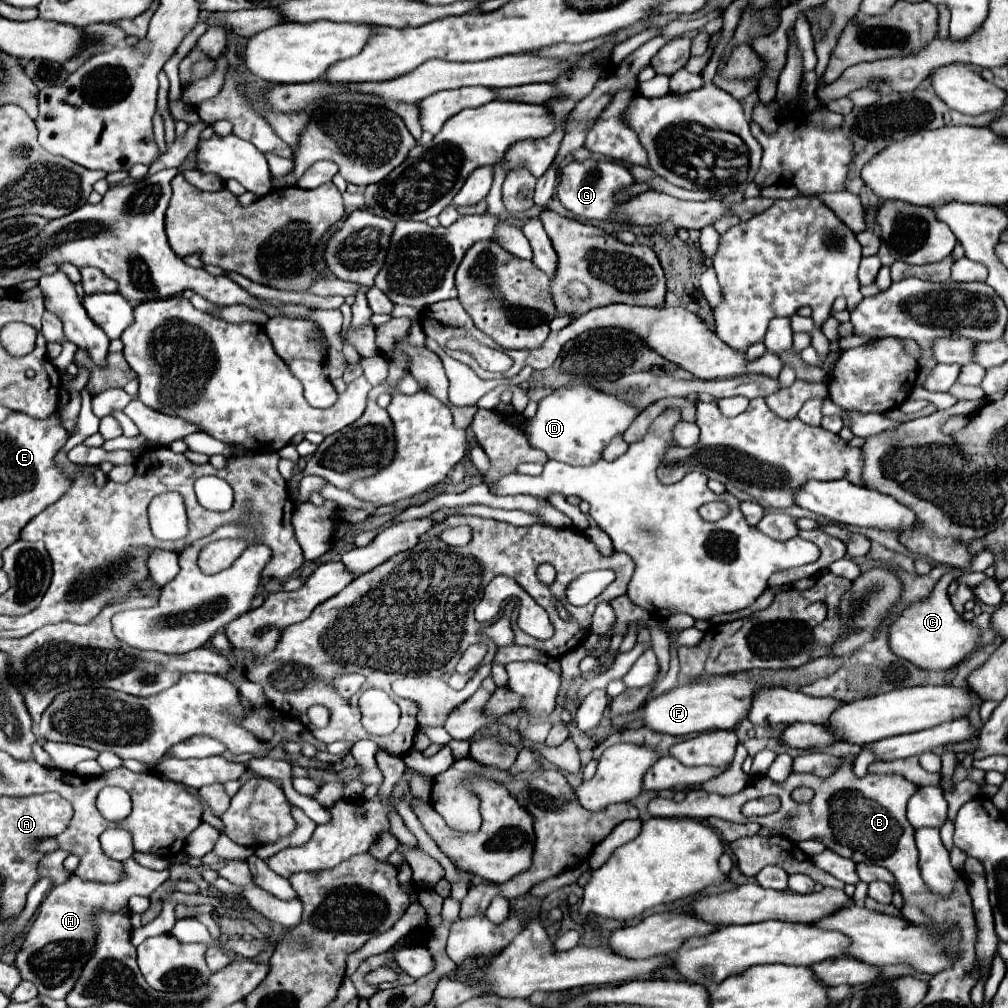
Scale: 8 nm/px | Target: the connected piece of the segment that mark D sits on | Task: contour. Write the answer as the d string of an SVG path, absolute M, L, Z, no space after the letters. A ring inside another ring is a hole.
M565 386L539 400L535 418L527 420L523 430L529 434L531 446L543 450L551 460L571 466L589 466L601 458L607 442L623 434L637 416L639 410L613 394L593 390L591 386Z

